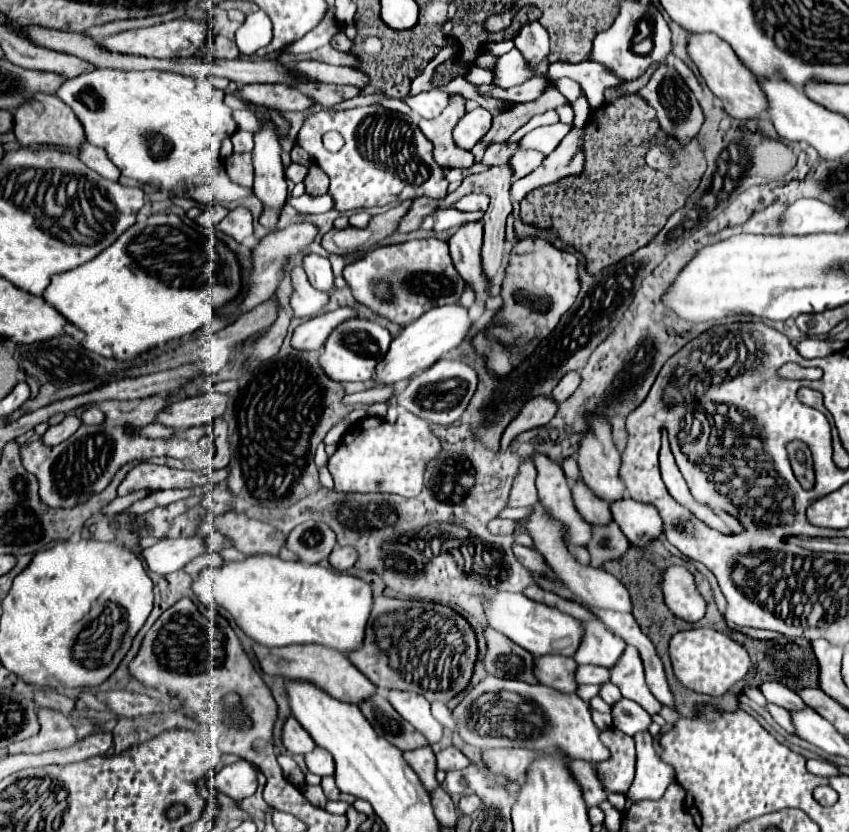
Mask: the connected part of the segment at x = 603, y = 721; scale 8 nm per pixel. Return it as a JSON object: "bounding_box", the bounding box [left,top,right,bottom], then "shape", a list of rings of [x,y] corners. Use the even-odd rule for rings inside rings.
{"bounding_box":[590,709,613,731],"shape":[[[593,709],[590,710],[592,719],[600,731],[612,727],[613,719],[610,714],[602,714],[598,713],[597,711],[594,711]]]}

